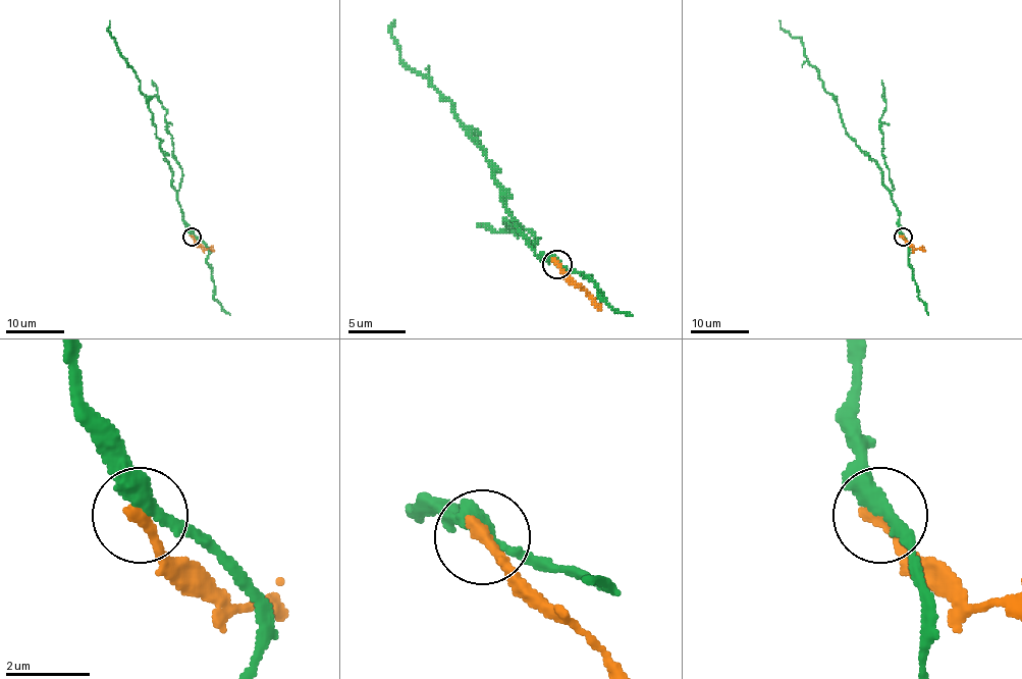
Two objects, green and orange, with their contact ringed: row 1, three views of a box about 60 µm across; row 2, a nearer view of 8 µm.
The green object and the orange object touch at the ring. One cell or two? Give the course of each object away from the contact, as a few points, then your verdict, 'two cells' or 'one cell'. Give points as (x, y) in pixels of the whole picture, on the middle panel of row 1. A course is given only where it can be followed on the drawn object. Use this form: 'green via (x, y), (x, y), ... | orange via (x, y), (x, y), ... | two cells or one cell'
green via (557, 264), (529, 247), (503, 201), (486, 152), (454, 106), (406, 63), (391, 35), (394, 20) | orange via (557, 264), (600, 310) | two cells

